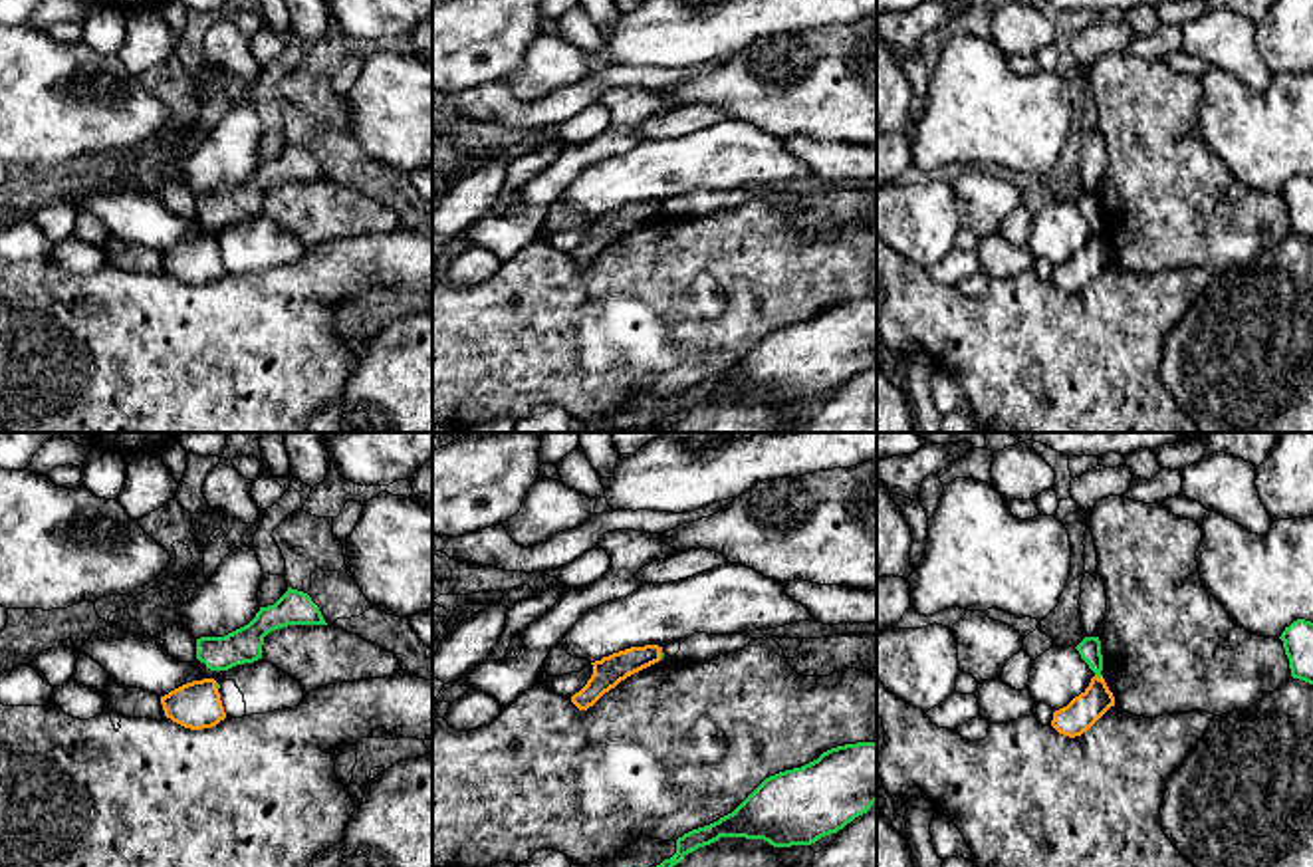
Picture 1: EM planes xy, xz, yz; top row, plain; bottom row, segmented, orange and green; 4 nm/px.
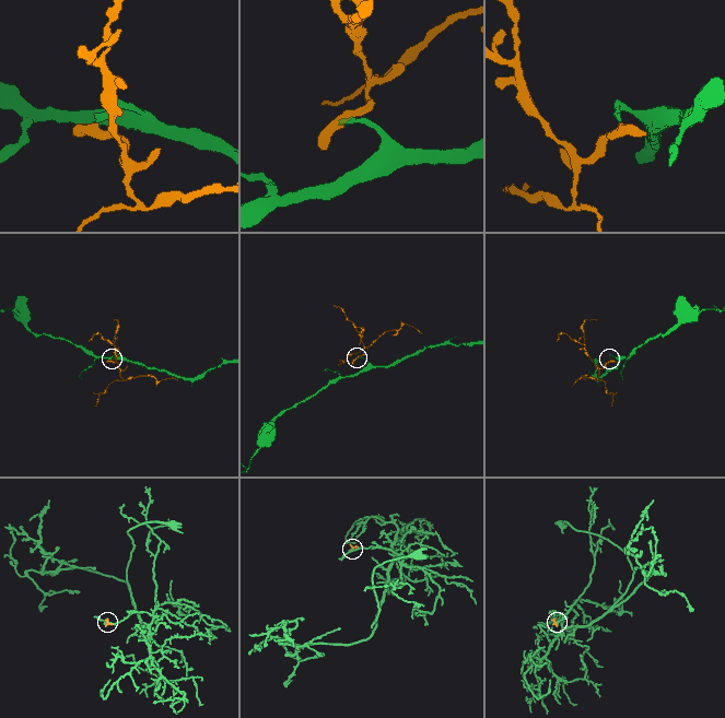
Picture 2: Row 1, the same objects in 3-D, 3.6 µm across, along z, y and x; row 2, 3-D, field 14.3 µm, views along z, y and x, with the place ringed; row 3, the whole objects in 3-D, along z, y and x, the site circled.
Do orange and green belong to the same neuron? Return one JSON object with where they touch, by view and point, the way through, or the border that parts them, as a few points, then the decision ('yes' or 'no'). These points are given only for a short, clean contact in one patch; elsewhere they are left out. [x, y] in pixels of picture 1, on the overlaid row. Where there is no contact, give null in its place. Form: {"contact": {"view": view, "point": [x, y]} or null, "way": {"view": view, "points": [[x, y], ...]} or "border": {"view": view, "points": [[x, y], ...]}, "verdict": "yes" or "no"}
{"contact": {"view": "yz", "point": [1097, 677]}, "border": {"view": "yz", "points": [[1095, 673], [1101, 677]]}, "verdict": "no"}

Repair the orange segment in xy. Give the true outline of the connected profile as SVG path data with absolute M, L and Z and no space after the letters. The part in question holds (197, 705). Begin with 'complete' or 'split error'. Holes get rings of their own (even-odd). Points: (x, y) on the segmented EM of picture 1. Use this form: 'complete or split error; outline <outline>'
complete; outline M214 679L186 682L161 696L161 704L167 718L190 730L212 728L226 718Z

